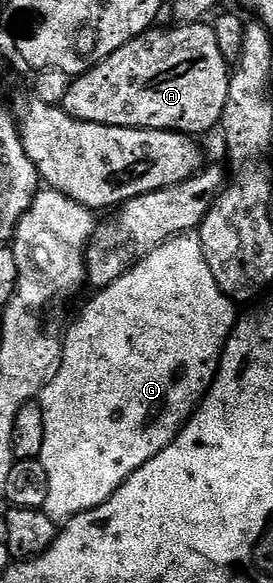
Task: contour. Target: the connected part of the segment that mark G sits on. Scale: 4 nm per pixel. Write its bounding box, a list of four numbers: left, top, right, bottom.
[40,233,236,524]

